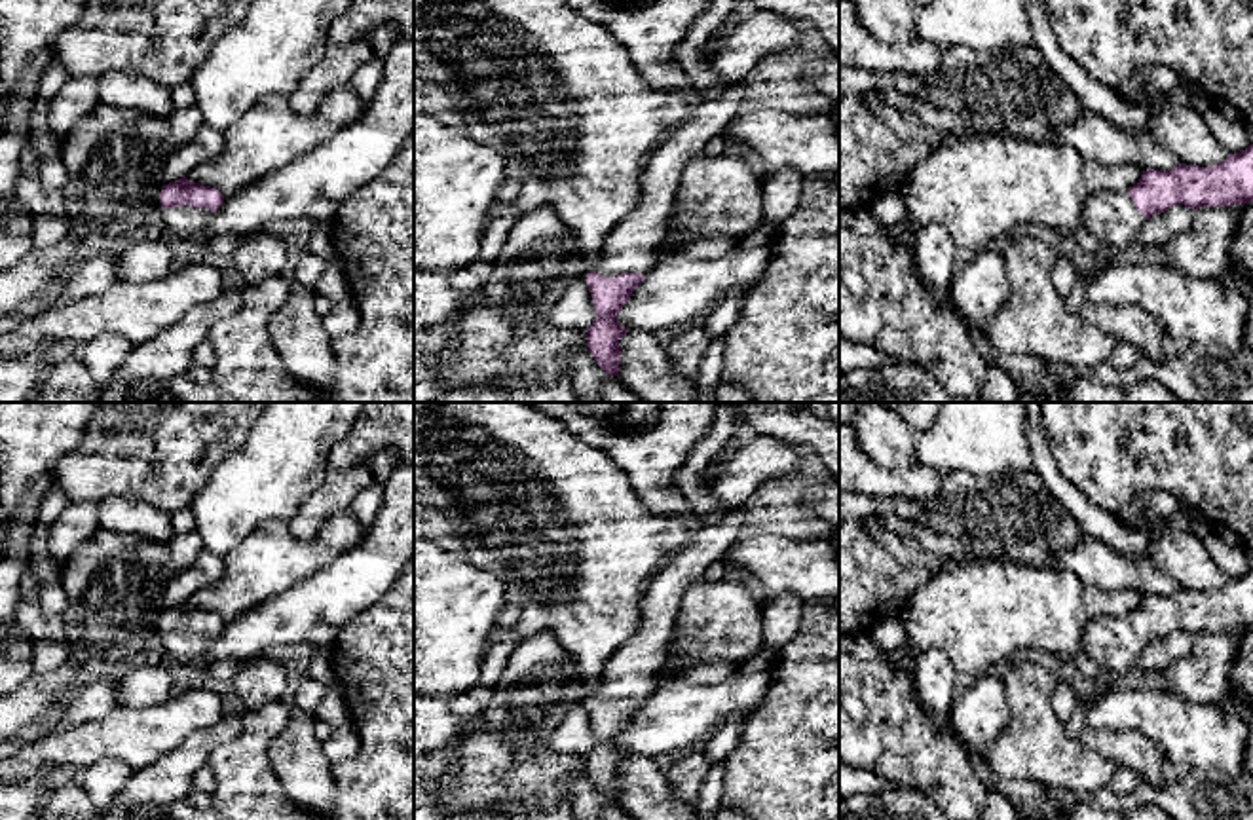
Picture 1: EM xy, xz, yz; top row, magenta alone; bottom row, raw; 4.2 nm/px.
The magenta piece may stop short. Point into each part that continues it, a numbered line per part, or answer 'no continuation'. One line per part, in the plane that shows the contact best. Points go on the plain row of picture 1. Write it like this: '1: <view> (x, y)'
1: xy (187, 648)

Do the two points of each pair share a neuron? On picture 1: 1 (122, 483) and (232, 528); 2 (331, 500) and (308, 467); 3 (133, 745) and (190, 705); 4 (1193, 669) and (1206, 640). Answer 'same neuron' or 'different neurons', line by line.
1: different neurons
2: different neurons
3: same neuron
4: same neuron

